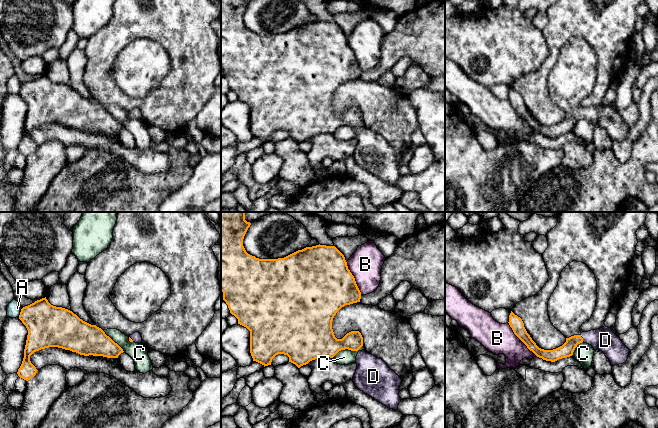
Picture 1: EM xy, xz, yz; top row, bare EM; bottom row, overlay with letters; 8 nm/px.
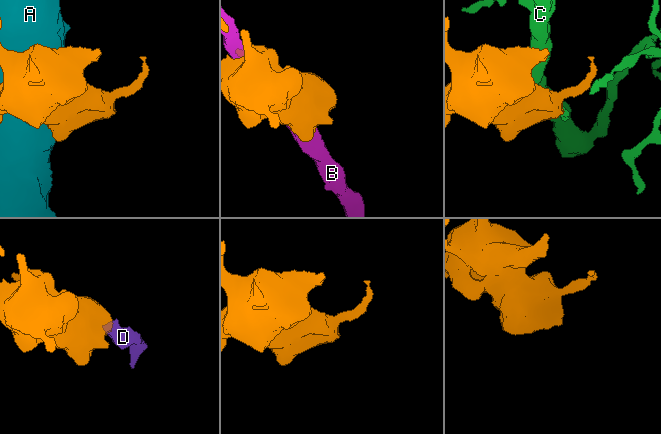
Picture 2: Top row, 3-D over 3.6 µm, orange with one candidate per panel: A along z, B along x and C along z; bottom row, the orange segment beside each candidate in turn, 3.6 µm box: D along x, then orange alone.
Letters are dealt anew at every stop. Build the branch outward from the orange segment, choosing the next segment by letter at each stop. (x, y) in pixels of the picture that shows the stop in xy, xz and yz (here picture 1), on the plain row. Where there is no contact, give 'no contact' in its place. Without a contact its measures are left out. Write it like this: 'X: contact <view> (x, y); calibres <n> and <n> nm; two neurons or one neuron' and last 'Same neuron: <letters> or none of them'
A: contact xy (20, 88); calibres 320 and 110 nm; two neurons
B: contact yz (520, 115); calibres 110 and 240 nm; two neurons
C: contact xz (347, 124); calibres 280 and 130 nm; two neurons
D: contact yz (582, 114); calibres 110 and 190 nm; one neuron
Same neuron: D

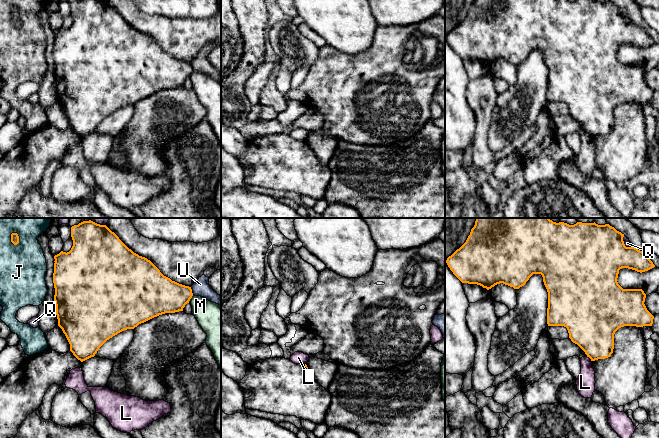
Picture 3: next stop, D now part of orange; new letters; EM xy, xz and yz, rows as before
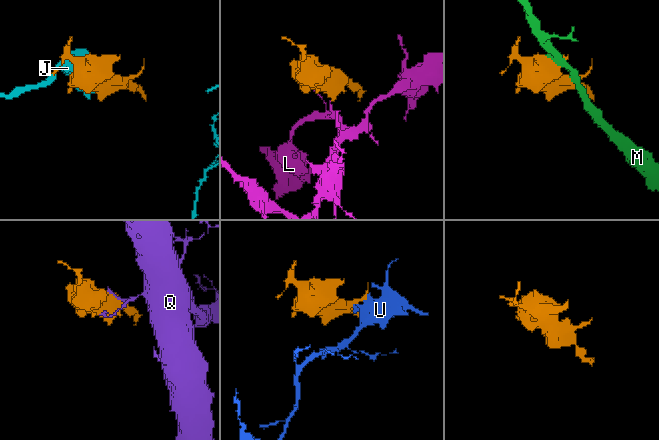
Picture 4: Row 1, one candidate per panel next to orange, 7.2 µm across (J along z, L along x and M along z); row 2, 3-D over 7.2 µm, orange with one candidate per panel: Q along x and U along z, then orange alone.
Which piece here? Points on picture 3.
J: contact xy (11, 15); calibres 60 and 360 nm; two neurons
L: contact yz (589, 133); calibres 380 and 150 nm; two neurons
M: contact xy (190, 74); calibres 300 and 240 nm; two neurons
Q: contact yz (624, 20); calibres 460 and 50 nm; two neurons
U: contact xy (191, 67); calibres 300 and 140 nm; two neurons
Same neuron: none of them

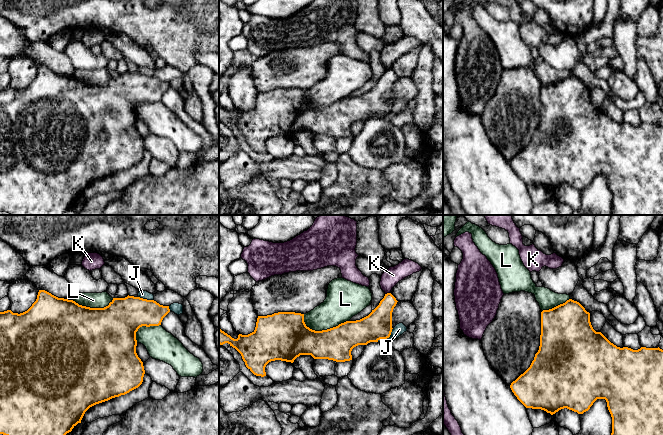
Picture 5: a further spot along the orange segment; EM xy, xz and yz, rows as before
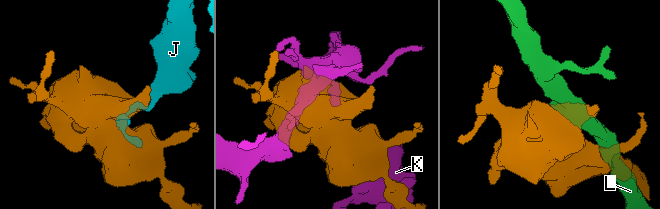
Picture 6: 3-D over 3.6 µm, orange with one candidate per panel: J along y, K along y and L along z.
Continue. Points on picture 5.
J: contact xz (387, 113); calibres 220 and 90 nm; two neurons
K: contact xz (387, 69); calibres 200 and 140 nm; two neurons
L: contact xz (322, 106); calibres 300 and 260 nm; two neurons
Same neuron: none of them

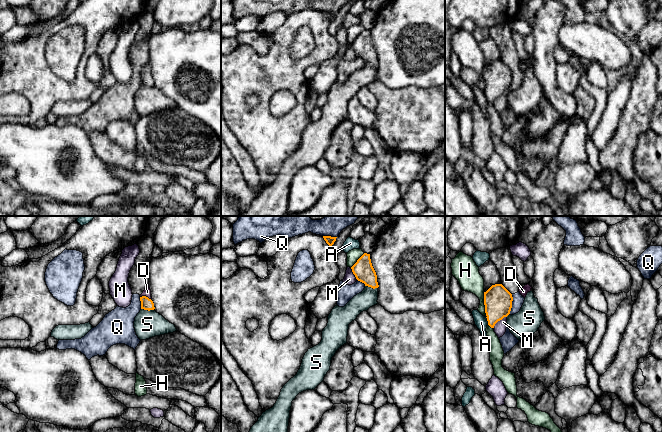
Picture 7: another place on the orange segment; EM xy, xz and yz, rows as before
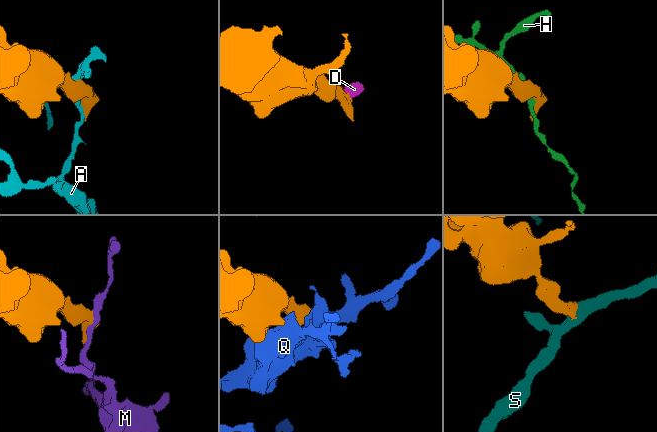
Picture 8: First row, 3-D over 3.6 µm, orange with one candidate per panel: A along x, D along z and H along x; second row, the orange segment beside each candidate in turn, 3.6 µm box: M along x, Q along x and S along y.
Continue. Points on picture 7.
A: contact yz (487, 96); calibres 220 and 100 nm; two neurons
D: contact xy (145, 72); calibres 100 and 60 nm; one neuron
H: contact yz (484, 80); calibres 220 and 190 nm; two neurons
M: contact yz (498, 96); calibres 220 and 100 nm; two neurons
Q: contact yz (511, 80); calibres 220 and 90 nm; two neurons
S: contact xy (147, 85); calibres 100 and 220 nm; two neurons
Same neuron: D

